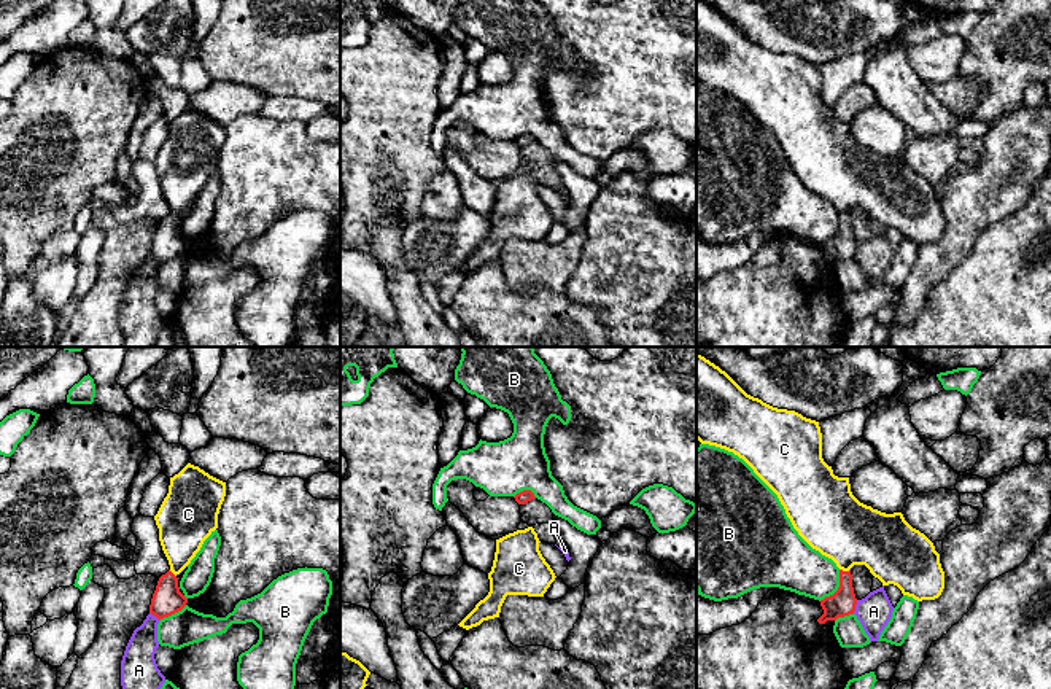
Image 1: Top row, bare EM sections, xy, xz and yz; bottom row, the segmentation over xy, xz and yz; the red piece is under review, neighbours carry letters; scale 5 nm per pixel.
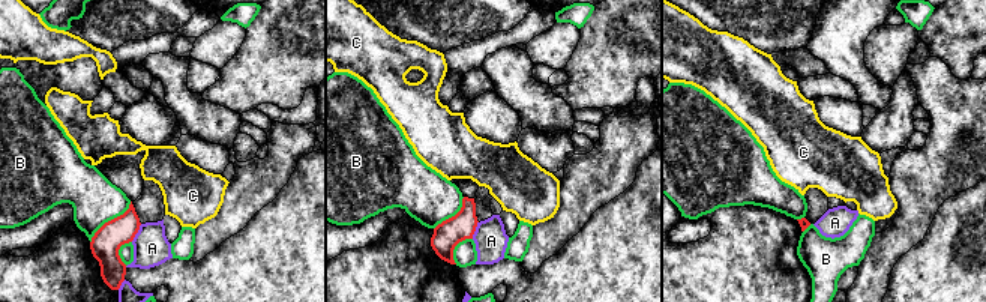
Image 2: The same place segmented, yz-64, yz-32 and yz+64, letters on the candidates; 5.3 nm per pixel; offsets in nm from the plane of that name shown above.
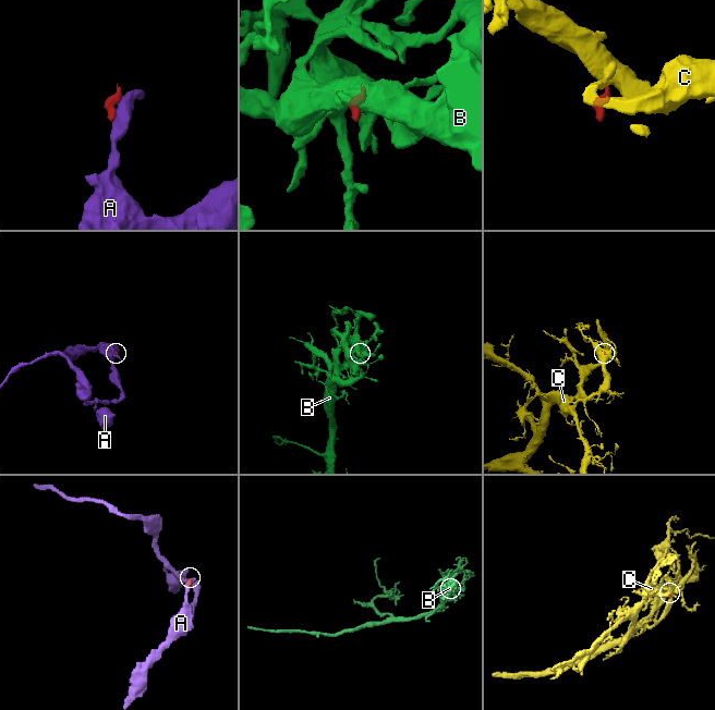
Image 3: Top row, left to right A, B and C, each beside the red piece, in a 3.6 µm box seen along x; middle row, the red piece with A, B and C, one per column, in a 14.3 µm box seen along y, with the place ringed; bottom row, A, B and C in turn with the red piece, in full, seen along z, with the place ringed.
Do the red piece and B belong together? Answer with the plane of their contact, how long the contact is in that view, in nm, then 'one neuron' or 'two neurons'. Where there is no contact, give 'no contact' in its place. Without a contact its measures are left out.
meets red in yz; contact 190 nm long; two neurons

